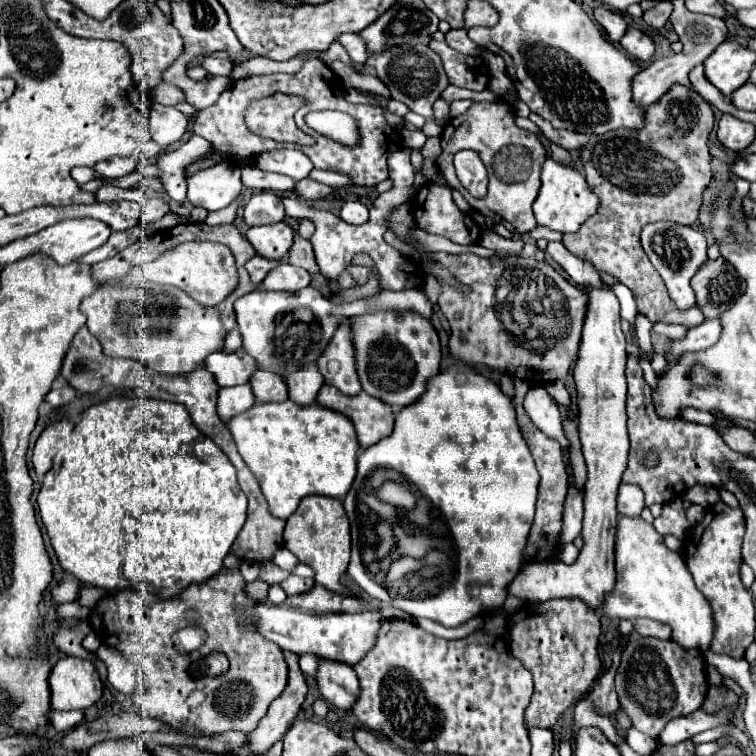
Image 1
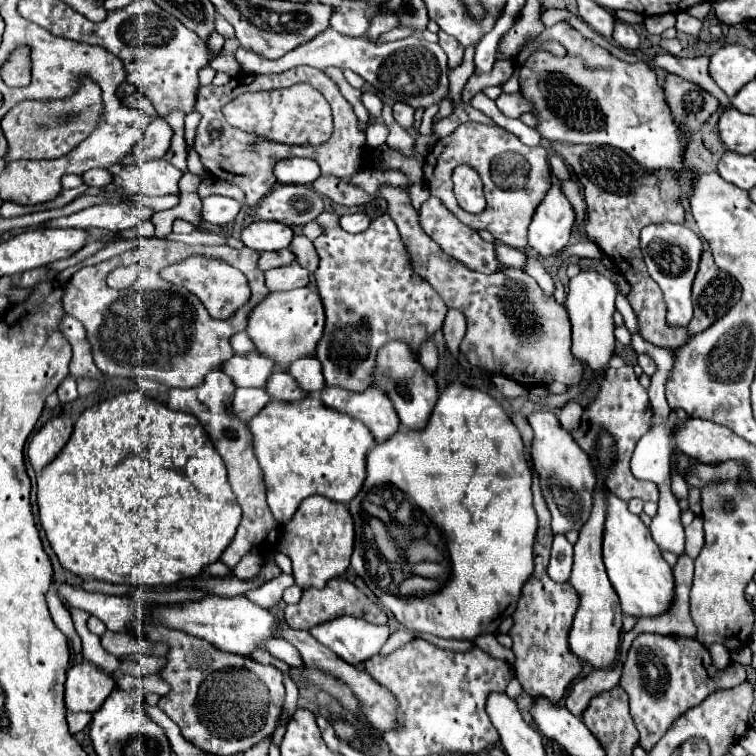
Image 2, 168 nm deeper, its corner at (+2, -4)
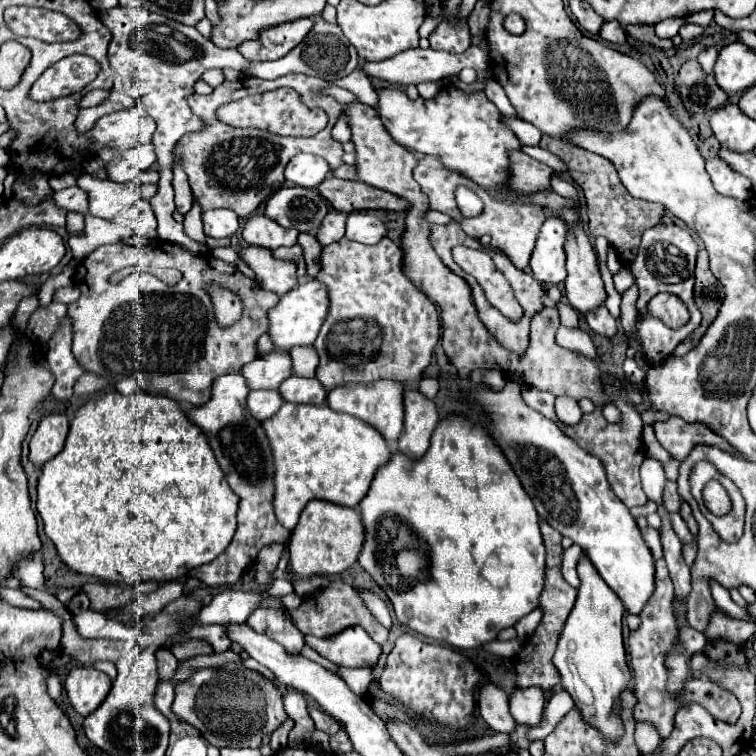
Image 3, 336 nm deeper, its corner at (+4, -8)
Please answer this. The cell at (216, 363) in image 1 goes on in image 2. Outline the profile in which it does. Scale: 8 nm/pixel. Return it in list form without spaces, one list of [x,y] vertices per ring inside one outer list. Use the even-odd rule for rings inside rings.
[[[257,351],[235,355],[223,365],[223,371],[233,379],[237,387],[265,387],[275,369],[277,363],[265,355],[259,355]]]

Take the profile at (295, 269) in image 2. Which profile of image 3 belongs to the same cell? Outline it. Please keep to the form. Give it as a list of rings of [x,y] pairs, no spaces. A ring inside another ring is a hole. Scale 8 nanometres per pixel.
[[[245,247],[243,259],[249,263],[249,267],[255,271],[257,281],[267,291],[285,295],[297,285],[297,267],[293,267],[289,261],[273,259],[271,251],[265,251],[263,247]]]

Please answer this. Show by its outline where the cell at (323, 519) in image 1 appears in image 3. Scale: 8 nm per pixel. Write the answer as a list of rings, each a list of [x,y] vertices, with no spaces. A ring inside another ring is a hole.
[[[309,501],[299,517],[297,527],[289,539],[289,565],[291,571],[285,575],[287,581],[295,583],[315,575],[339,575],[349,569],[363,545],[363,523],[357,509],[333,505],[329,501]]]

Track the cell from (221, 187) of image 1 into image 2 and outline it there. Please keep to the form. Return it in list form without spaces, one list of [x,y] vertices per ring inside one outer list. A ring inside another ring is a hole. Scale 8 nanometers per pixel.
[[[211,195],[207,199],[203,199],[203,219],[211,225],[217,227],[225,227],[229,223],[235,221],[237,213],[241,209],[241,203],[229,197],[219,197],[219,195]]]

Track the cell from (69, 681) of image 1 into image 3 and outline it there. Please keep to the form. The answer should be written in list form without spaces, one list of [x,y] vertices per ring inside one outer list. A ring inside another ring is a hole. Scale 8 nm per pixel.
[[[73,667],[65,679],[65,691],[71,707],[87,717],[111,691],[111,679],[93,667]]]

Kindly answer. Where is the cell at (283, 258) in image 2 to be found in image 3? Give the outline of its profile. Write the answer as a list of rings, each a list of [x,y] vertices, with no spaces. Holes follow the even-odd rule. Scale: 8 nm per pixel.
[[[293,245],[293,247],[281,247],[273,251],[275,259],[283,259],[283,261],[291,261],[297,265],[297,275],[303,277],[305,275],[305,261],[303,261],[303,251],[301,247]]]

